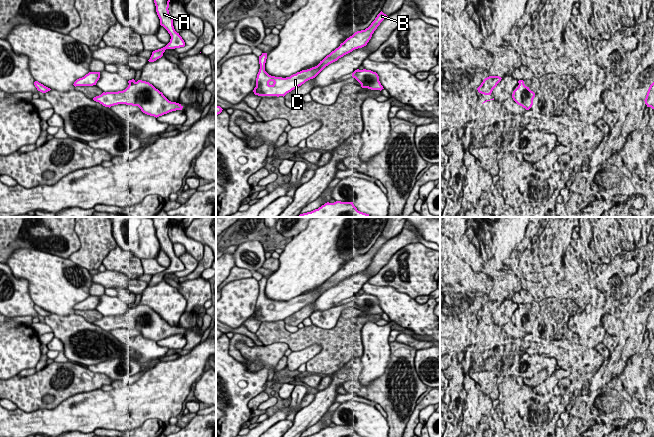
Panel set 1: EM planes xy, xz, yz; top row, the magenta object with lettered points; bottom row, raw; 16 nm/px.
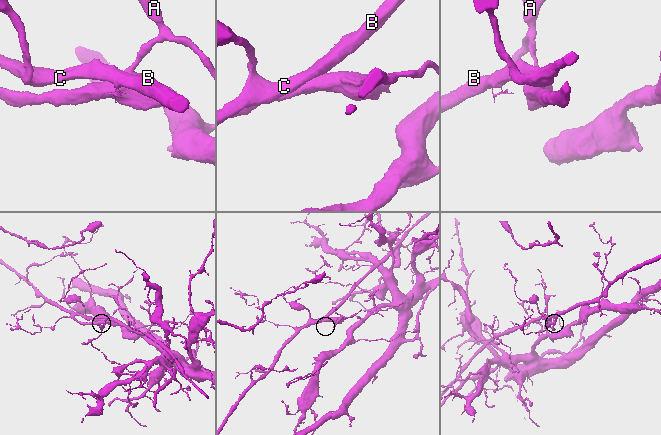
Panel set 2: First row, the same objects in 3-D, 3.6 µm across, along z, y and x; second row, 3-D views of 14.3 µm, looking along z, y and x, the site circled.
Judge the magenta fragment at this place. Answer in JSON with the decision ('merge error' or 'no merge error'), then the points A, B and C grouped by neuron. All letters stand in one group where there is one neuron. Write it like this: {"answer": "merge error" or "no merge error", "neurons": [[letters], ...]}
{"answer": "merge error", "neurons": [["A"], ["B", "C"]]}

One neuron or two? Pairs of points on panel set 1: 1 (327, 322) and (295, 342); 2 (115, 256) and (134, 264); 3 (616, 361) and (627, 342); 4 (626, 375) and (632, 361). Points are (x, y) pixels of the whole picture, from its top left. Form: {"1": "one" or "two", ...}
{"1": "two", "2": "one", "3": "one", "4": "one"}

